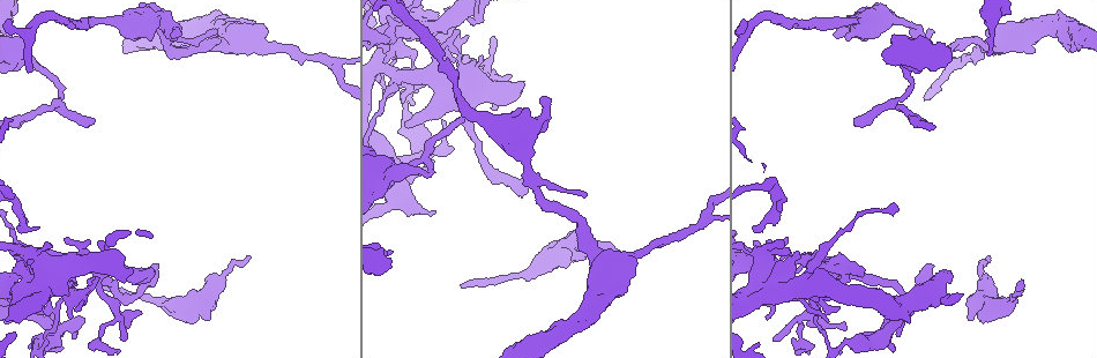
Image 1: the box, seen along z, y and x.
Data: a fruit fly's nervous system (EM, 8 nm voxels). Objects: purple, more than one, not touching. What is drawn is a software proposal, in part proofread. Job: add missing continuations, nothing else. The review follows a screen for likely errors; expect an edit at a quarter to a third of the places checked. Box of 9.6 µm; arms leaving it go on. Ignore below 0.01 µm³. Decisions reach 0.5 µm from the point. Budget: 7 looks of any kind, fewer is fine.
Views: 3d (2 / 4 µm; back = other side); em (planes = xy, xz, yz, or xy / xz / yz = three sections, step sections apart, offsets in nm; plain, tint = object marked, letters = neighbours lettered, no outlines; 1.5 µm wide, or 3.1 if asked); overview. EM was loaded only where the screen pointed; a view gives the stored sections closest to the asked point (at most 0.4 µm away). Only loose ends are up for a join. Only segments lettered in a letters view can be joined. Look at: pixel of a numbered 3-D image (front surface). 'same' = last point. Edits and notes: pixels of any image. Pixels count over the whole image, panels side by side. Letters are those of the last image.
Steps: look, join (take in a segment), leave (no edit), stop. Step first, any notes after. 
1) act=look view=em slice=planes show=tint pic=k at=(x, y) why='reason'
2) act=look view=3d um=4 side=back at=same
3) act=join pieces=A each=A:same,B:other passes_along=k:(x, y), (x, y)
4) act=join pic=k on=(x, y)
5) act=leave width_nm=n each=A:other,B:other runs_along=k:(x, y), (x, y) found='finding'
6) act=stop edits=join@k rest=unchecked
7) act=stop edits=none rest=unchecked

act=look view=3d um=4 pic=1 at=(392, 159) why='stops while still wide'

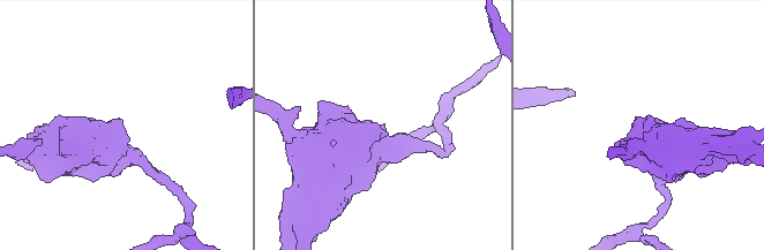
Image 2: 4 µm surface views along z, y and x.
act=look view=em slice=planes show=letters pic=2 at=(125, 135)

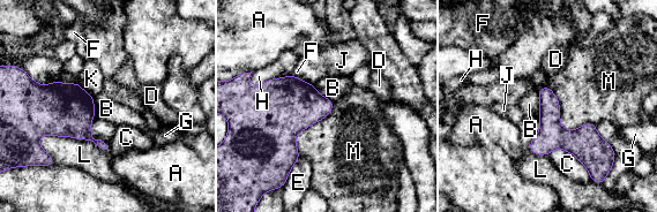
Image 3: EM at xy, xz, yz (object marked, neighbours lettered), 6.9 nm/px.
act=leave each=A:other,B:other,C:other,D:other,E:other,F:other,G:other,H:other,J:other,K:other,L:other,M:other border=3:(543, 85), (565, 128), (595, 125) found='none of them fits'

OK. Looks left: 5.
act=look view=3d um=4 pic=1 at=(625, 290)

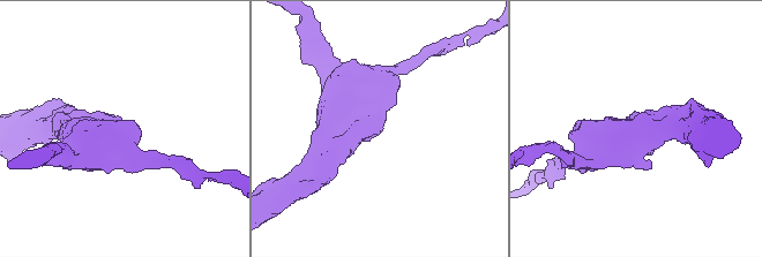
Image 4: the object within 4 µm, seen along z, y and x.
act=look view=em slice=planes show=tint pic=4 at=(382, 126) why='need the tissue'

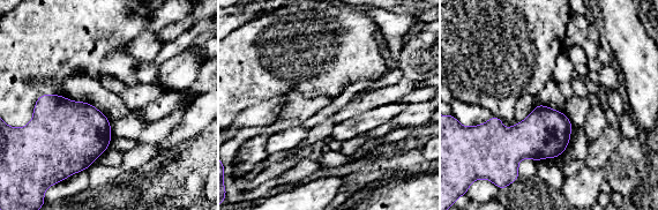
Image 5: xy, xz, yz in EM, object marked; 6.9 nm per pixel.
act=look view=em slice=planes show=letters at=same why='what lies round it'

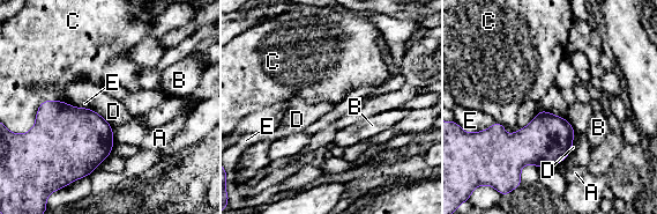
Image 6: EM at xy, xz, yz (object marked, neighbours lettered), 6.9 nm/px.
act=leave each=A:other,B:other,C:other,D:other,E:other border=6:(575, 132), (573, 146), (567, 156) found='none of them fits'

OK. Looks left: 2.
act=look view=em slice=planes show=letters pic=1 at=(463, 286) why='tapers out'

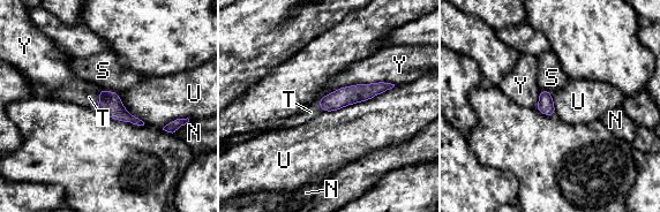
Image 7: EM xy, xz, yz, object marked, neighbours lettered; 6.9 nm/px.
act=join pic=7 on=(89, 97) longest_contact=U:550nm each=N:other,S:other,T:same,U:other,Y:other passes_along=7:(110, 103), (99, 99), (89, 97) found='it goes on there'

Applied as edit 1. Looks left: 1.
act=stop edits=join@7 rest=unchecked

